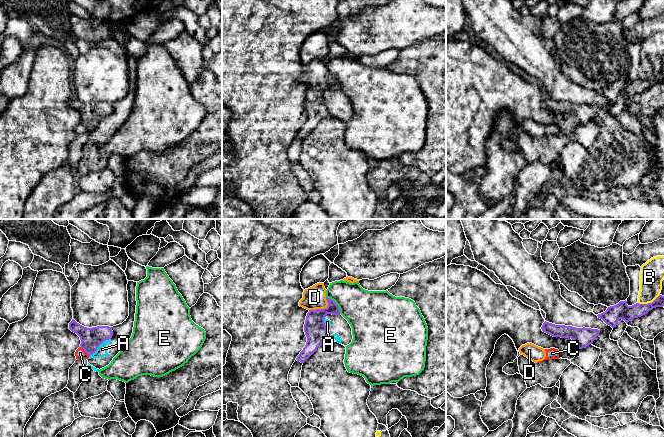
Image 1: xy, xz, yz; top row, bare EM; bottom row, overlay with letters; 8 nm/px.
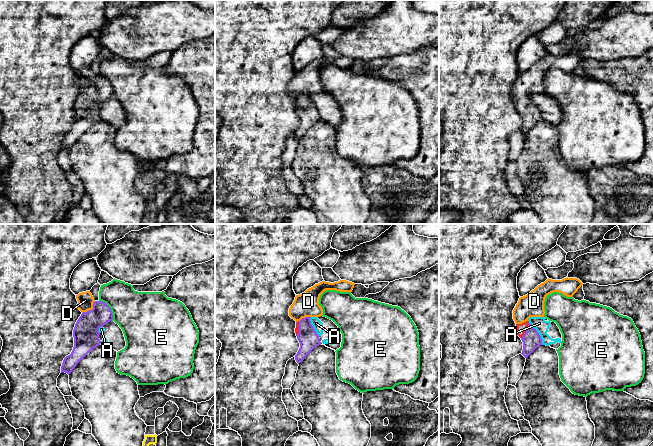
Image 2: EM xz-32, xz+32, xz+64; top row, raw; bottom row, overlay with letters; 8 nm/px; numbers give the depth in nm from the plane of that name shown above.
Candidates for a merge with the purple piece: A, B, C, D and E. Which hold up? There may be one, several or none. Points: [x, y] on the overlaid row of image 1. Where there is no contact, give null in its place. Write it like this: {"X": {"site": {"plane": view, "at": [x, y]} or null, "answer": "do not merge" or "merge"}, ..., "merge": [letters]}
{"A": {"site": {"plane": "xy", "at": [99, 345]}, "answer": "do not merge"}, "B": {"site": {"plane": "yz", "at": [648, 303]}, "answer": "do not merge"}, "C": {"site": {"plane": "xy", "at": [85, 351]}, "answer": "merge"}, "D": {"site": {"plane": "xz", "at": [322, 309]}, "answer": "merge"}, "E": {"site": {"plane": "xz", "at": [336, 304]}, "answer": "do not merge"}, "merge": ["C", "D"]}

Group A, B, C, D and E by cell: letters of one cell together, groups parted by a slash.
A / B / C D / E

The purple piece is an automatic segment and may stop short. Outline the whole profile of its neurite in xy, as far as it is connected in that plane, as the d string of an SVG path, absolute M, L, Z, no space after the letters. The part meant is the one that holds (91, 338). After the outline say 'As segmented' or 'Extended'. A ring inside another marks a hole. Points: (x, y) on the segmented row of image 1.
M74 319L69 323L69 329L76 333L81 340L80 347L75 352L77 360L88 359L104 341L111 339L113 336L112 327L97 326L87 328Z. Extended

